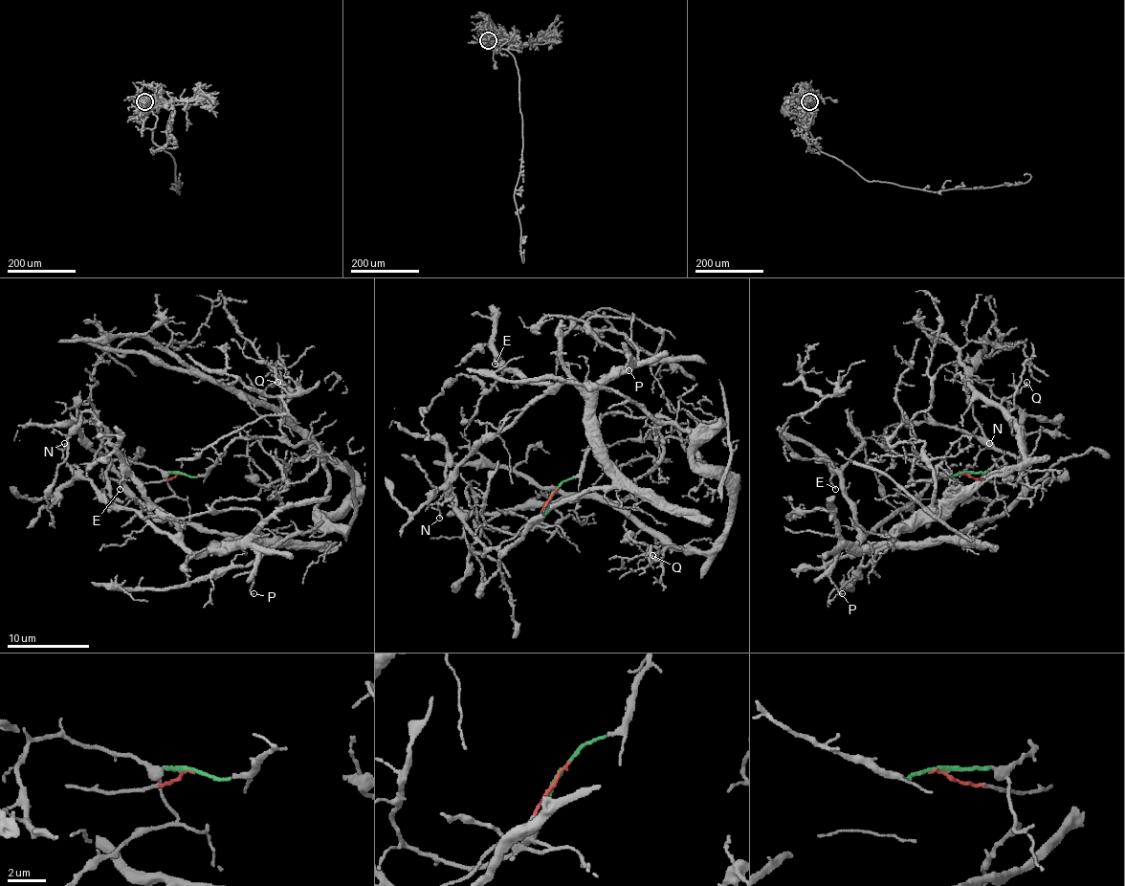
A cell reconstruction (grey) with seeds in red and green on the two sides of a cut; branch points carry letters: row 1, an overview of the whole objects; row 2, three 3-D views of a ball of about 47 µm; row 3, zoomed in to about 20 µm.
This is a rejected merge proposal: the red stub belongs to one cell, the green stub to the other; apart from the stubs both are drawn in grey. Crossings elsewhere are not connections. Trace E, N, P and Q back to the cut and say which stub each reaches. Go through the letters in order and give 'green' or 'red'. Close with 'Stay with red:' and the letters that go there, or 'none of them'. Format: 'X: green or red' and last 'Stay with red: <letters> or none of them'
E: red
N: red
P: red
Q: green
Stay with red: E, N, P

